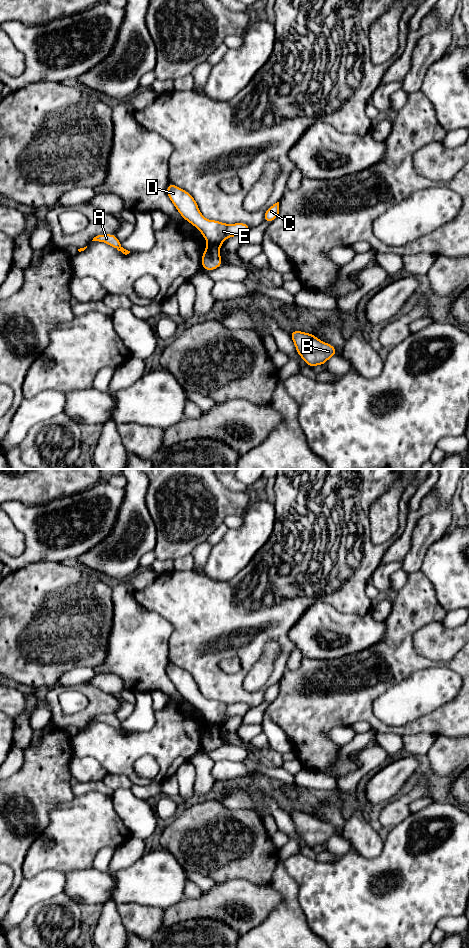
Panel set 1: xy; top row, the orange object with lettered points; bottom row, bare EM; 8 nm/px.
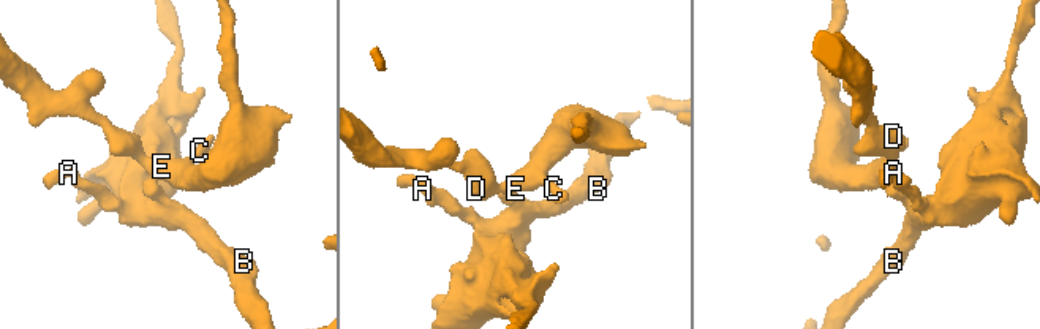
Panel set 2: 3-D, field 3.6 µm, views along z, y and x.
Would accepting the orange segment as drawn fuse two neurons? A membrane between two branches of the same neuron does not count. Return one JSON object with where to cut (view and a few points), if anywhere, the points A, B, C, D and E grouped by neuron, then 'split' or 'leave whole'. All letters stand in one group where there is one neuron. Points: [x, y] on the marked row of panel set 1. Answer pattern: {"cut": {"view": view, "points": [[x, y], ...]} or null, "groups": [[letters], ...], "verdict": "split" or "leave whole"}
{"cut": {"view": "xy", "points": [[208, 243], [215, 244], [219, 248]]}, "groups": [["A", "B"], ["C", "D", "E"]], "verdict": "split"}

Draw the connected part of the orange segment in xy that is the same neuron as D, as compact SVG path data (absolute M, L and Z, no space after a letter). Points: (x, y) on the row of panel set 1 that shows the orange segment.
M170 182L166 192L180 215L202 233L209 245L220 248L225 239L233 236L244 237L252 228L246 223L224 224L217 220L205 219L193 196Z

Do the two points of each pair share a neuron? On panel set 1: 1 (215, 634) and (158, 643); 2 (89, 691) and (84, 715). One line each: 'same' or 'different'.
1: different
2: same

